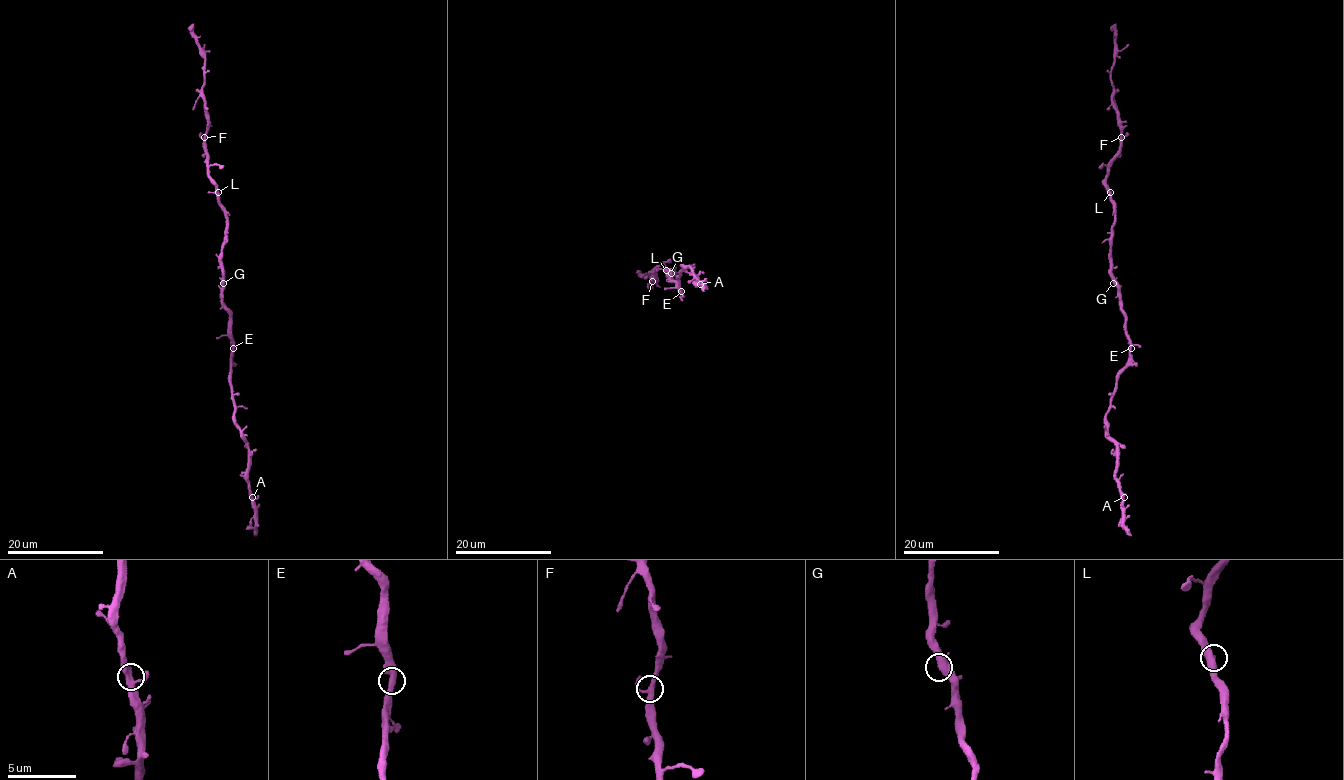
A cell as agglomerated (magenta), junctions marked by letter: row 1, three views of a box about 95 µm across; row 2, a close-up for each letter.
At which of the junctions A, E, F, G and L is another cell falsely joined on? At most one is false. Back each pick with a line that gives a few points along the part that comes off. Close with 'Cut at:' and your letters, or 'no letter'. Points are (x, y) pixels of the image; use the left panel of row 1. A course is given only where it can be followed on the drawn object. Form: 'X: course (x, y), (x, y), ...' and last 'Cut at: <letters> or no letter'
Cut at: no letter

